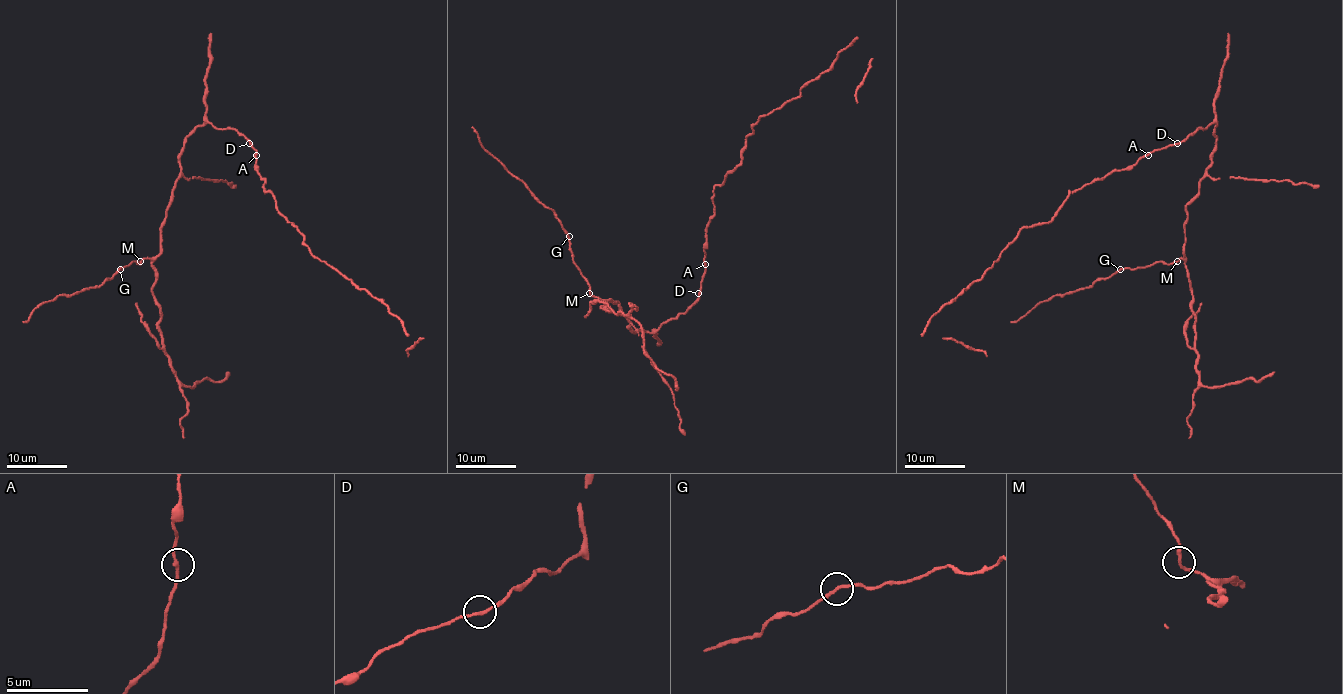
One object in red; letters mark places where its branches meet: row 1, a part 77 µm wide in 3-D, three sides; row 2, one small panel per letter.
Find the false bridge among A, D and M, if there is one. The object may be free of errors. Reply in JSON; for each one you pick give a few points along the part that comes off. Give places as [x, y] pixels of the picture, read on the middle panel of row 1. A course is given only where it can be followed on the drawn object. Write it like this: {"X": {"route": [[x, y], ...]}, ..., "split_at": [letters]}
{"split_at": []}

